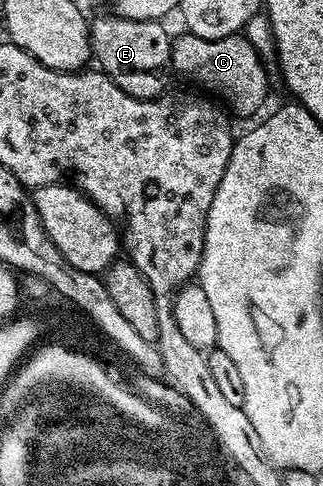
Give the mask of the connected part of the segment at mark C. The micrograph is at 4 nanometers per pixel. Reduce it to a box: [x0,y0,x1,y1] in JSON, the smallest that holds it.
[171,32,268,118]

